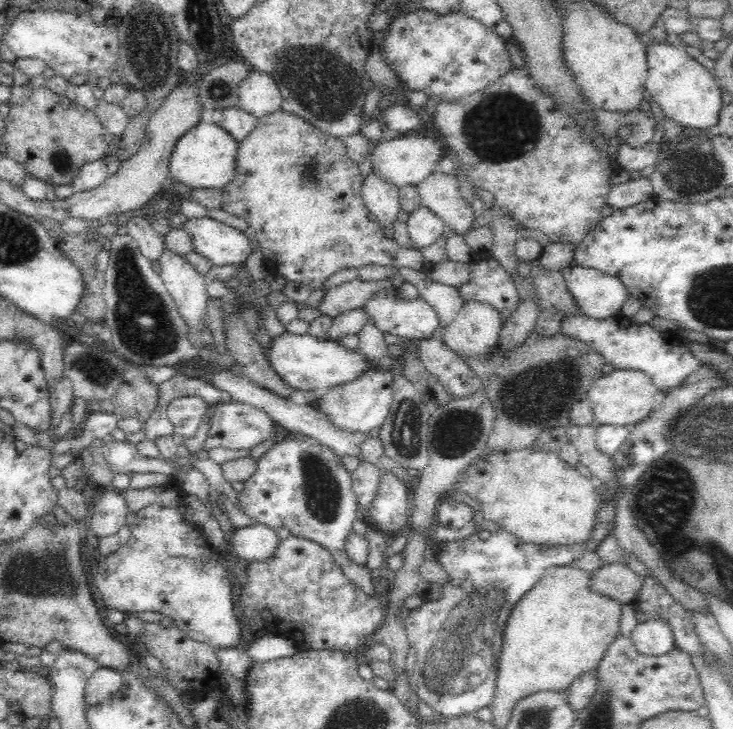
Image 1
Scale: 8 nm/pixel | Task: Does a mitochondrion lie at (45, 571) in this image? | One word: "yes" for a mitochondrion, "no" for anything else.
yes

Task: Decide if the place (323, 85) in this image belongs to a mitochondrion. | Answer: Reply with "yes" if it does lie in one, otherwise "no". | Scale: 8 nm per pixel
yes

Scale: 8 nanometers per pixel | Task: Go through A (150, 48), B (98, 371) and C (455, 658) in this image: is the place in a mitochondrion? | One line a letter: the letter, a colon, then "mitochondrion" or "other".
A: mitochondrion
B: mitochondrion
C: mitochondrion

